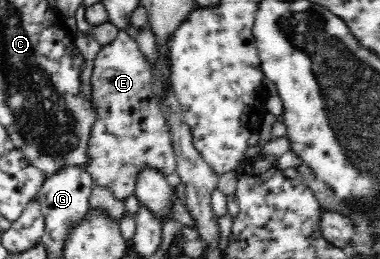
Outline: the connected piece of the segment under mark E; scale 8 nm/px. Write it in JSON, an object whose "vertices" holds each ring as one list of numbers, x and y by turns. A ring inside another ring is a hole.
{"vertices":[[118,32,117,39,106,46,102,46,93,68,93,97,95,97,95,111,97,120,92,124,91,134,85,149,86,163,84,168,92,176,95,185,109,185,113,195,125,200,135,194,137,178,141,170,156,170,163,176,169,176,176,171,176,154,169,126,162,115,160,104,152,93,150,76,152,64,147,61,143,51,139,49,136,40,127,32]]}

